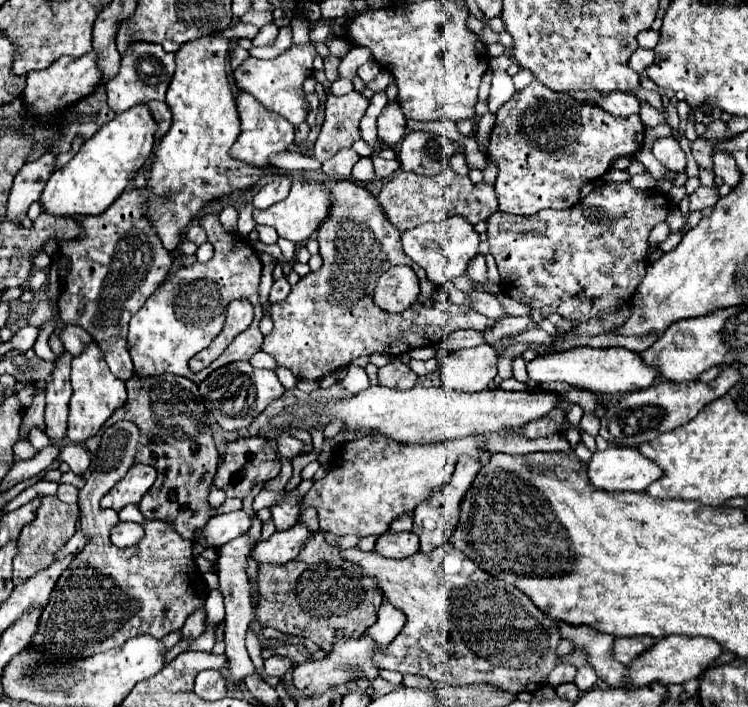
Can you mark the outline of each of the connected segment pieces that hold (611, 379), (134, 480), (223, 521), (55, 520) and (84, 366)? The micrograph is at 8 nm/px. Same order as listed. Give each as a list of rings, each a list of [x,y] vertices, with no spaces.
[[[580,346],[556,354],[538,356],[528,364],[528,376],[534,382],[566,382],[570,386],[598,392],[598,394],[628,394],[646,390],[658,380],[658,370],[650,368],[640,354],[626,348],[590,348]]]
[[[134,464],[130,472],[102,498],[102,508],[122,510],[126,504],[138,504],[148,488],[154,484],[156,472],[148,464]]]
[[[234,510],[228,514],[218,514],[208,520],[198,540],[194,542],[194,556],[198,556],[208,546],[224,546],[226,542],[242,536],[252,526],[256,514],[248,514],[246,510]]]
[[[44,496],[42,498],[42,506],[38,508],[36,518],[26,524],[26,528],[22,528],[20,538],[18,538],[18,554],[14,558],[14,584],[20,584],[22,580],[30,578],[32,574],[36,574],[38,570],[46,568],[50,564],[50,560],[56,558],[56,552],[70,540],[70,536],[74,536],[76,532],[76,522],[78,522],[78,506],[76,504],[66,504],[62,500],[58,500],[56,496]]]
[[[90,342],[82,354],[72,358],[72,400],[70,400],[70,416],[68,416],[68,438],[76,444],[82,444],[90,436],[94,436],[102,424],[112,416],[116,408],[120,408],[126,402],[126,388],[124,382],[118,380],[96,342]]]

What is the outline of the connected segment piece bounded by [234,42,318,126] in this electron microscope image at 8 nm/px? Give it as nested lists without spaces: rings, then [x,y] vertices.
[[[306,42],[306,44],[292,44],[284,54],[280,54],[274,59],[258,59],[249,56],[236,70],[234,70],[234,80],[236,86],[242,92],[252,94],[258,102],[262,102],[264,108],[270,108],[272,112],[284,116],[290,124],[300,124],[306,120],[308,114],[308,98],[302,90],[302,84],[308,76],[314,74],[312,62],[318,56],[316,44]]]

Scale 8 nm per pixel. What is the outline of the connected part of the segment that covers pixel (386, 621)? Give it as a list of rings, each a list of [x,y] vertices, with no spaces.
[[[382,602],[378,610],[378,620],[374,626],[368,628],[366,634],[370,634],[378,646],[388,646],[400,632],[400,628],[406,624],[406,616],[396,610],[390,602]]]

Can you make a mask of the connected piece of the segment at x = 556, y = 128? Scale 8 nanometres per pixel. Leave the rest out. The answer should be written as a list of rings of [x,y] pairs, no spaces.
[[[534,80],[528,88],[516,92],[512,100],[508,100],[496,112],[496,122],[490,134],[488,154],[498,166],[496,194],[500,210],[528,216],[544,208],[572,208],[582,198],[580,190],[584,184],[602,178],[618,158],[632,158],[632,154],[640,152],[642,146],[644,124],[640,122],[640,116],[610,116],[594,104],[580,104],[578,100],[572,100],[566,94],[558,94],[546,88],[542,82]]]

